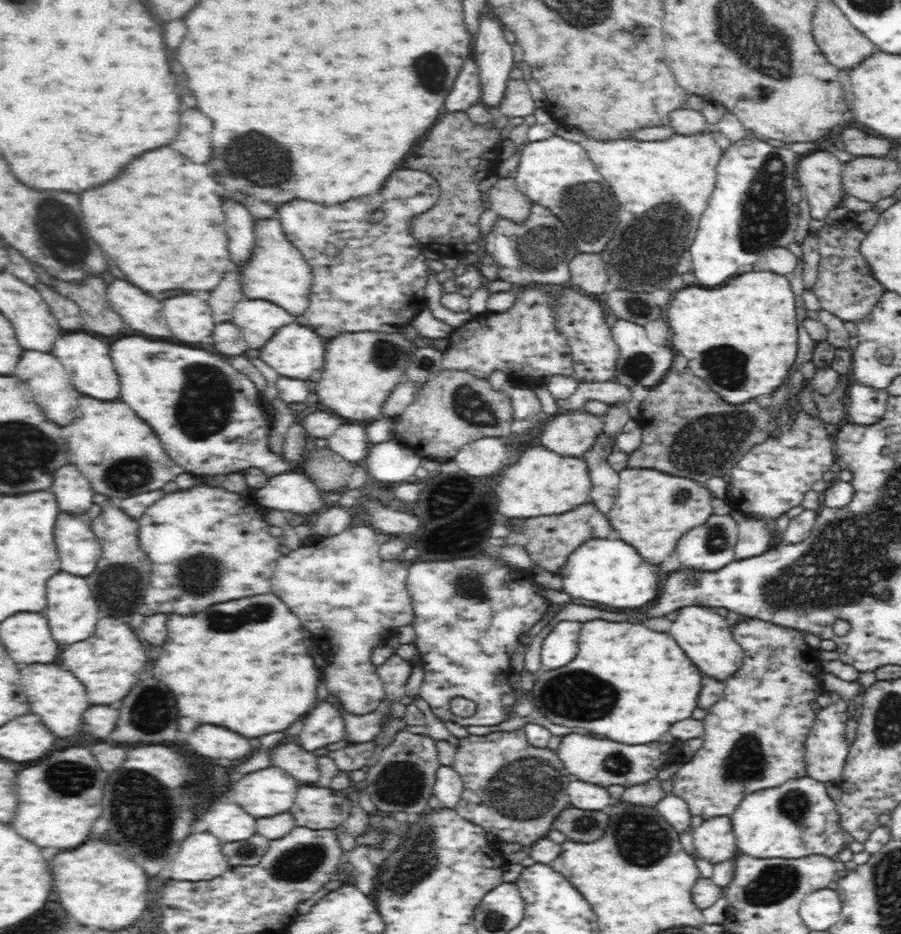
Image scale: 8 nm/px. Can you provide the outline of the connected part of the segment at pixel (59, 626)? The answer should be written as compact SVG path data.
M60 571L58 576L54 576L49 582L47 586L48 606L43 615L47 618L53 640L70 647L74 643L81 643L88 639L94 634L96 624L98 624L98 604L86 584L86 578L70 576Z

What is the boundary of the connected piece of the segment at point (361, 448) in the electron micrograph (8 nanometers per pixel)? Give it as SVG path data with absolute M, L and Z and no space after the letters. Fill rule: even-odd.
M344 422L327 438L327 446L350 463L365 460L369 454L370 440L362 424Z

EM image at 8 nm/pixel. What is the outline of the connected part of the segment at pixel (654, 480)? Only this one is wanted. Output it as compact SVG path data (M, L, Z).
M625 469L619 473L619 494L605 516L619 539L650 564L660 564L672 554L678 540L713 516L714 495L705 484L653 469Z

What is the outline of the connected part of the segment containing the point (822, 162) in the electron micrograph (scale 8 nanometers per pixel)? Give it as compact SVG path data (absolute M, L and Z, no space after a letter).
M830 150L802 156L799 160L796 177L804 188L812 219L823 220L830 210L843 204L847 194L842 167Z

